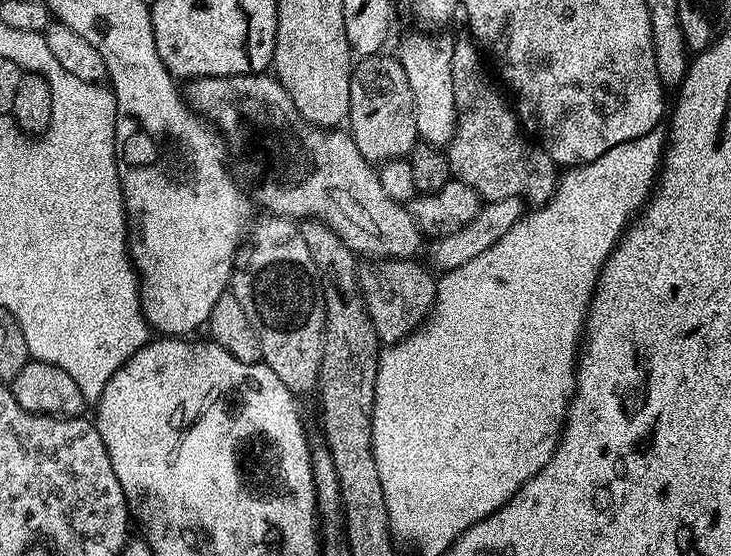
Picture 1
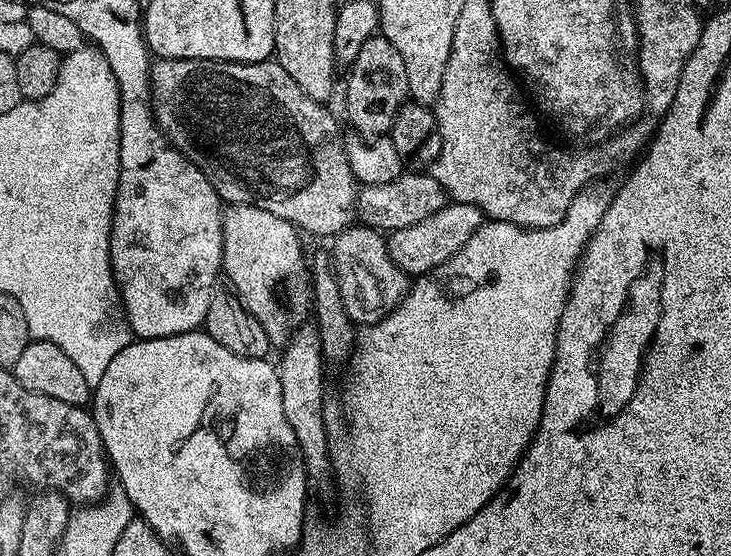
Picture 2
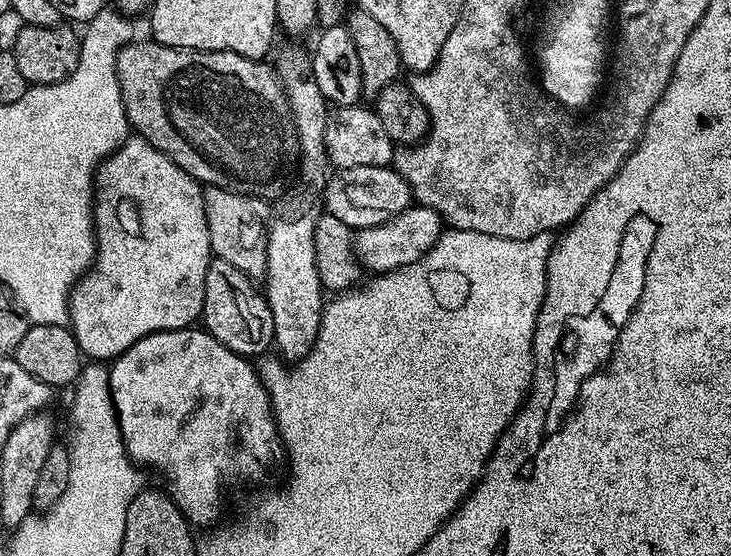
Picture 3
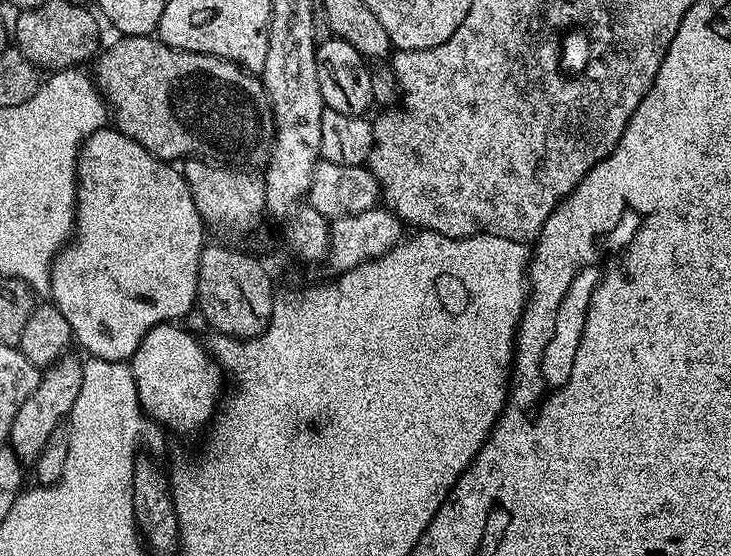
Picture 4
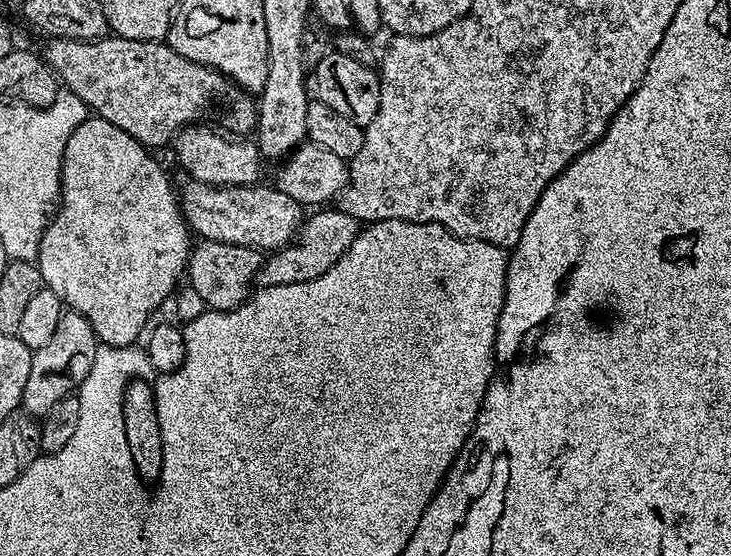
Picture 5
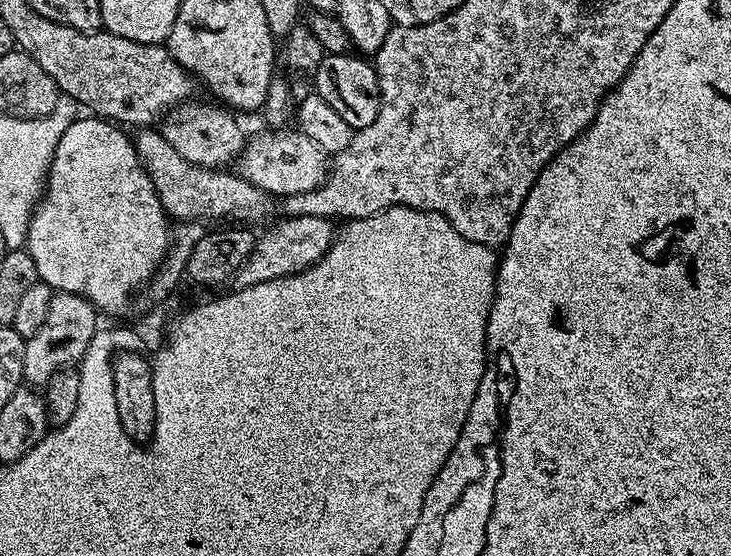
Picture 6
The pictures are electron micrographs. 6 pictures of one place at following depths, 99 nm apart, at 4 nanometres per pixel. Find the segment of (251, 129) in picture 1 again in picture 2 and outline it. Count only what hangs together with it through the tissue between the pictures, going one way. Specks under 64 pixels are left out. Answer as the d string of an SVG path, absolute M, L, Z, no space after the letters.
M269 58L262 62L226 62L225 60L165 60L157 59L150 69L152 75L152 84L150 83L150 103L152 105L152 114L156 117L156 124L164 137L175 146L178 151L184 153L186 158L190 158L206 178L214 186L214 190L220 195L221 201L228 204L249 204L258 206L262 210L270 210L270 214L278 214L278 218L289 220L296 225L297 229L309 232L312 236L328 236L334 238L346 228L353 227L354 221L358 216L356 198L358 195L358 181L356 175L350 168L350 162L346 158L344 149L345 137L340 136L340 124L327 112L325 105L321 101L310 98L282 70L282 66L277 64L275 59Z

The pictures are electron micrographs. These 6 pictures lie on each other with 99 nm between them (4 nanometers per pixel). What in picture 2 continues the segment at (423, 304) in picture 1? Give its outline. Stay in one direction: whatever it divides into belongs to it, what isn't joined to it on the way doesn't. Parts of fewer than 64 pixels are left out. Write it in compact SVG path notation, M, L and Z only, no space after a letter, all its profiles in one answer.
M353 226L344 229L331 241L330 263L342 294L342 306L346 306L346 314L357 326L377 324L386 318L404 301L410 287L408 273L397 266L388 251L388 240L380 236L383 235L377 229Z

